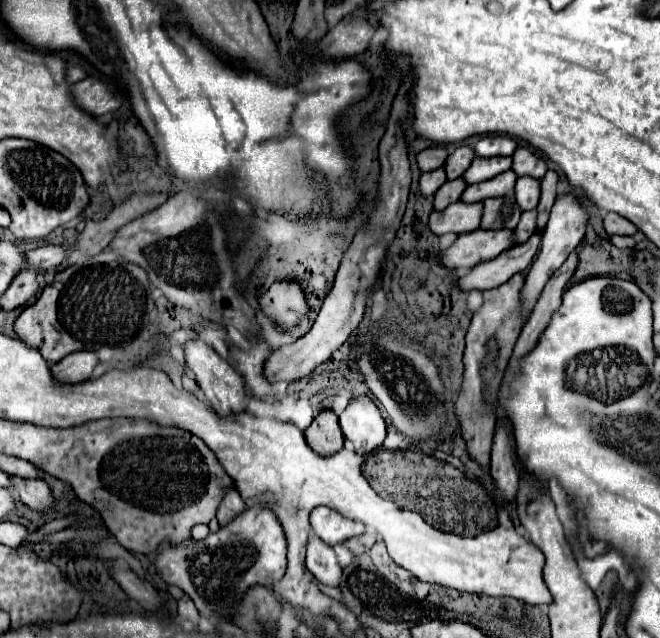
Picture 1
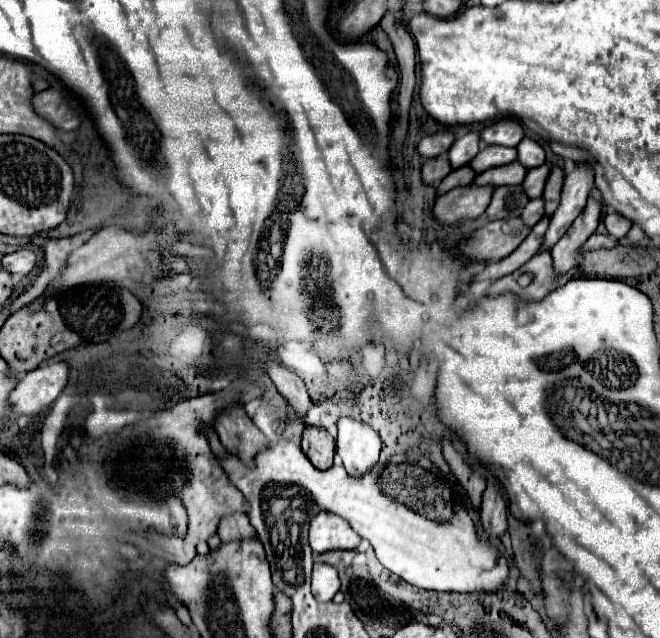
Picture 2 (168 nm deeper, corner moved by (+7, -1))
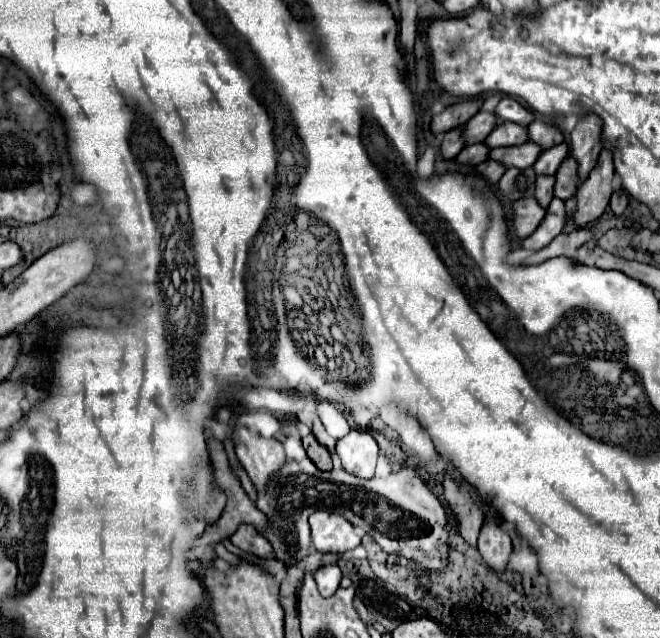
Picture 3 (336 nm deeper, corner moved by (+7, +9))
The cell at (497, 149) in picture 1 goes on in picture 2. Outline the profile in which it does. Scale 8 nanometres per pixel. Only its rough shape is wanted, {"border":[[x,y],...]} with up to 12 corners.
{"border":[[499,119],[483,129],[485,145],[517,147],[525,131],[517,119]]}

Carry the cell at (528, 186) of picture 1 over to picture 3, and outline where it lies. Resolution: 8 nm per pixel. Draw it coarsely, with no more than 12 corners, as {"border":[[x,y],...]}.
{"border":[[567,143],[545,149],[533,165],[537,175],[553,175],[569,153]]}

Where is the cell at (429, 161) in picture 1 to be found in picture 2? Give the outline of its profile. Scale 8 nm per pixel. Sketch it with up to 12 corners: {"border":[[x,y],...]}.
{"border":[[453,131],[423,137],[417,149],[421,157],[437,157],[449,151]]}

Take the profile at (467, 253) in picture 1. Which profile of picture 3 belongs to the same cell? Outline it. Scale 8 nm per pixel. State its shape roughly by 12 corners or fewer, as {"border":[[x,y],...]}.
{"border":[[533,197],[513,203],[513,235],[529,237],[545,209]]}

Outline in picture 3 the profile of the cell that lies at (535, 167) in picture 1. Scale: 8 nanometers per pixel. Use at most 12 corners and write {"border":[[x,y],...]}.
{"border":[[533,121],[529,141],[549,149],[563,141],[555,127]]}

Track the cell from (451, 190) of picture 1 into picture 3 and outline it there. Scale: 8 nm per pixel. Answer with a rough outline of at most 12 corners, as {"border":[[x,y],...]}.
{"border":[[467,145],[455,157],[461,165],[479,165],[489,147]]}

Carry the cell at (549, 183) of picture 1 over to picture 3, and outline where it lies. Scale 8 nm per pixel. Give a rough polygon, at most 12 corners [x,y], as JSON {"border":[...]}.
{"border":[[567,157],[555,173],[553,195],[575,193],[577,161]]}

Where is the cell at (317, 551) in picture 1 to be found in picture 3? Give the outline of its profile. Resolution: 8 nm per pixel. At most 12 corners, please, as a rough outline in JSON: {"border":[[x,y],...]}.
{"border":[[323,565],[313,575],[319,593],[331,597],[341,581],[337,565]]}

